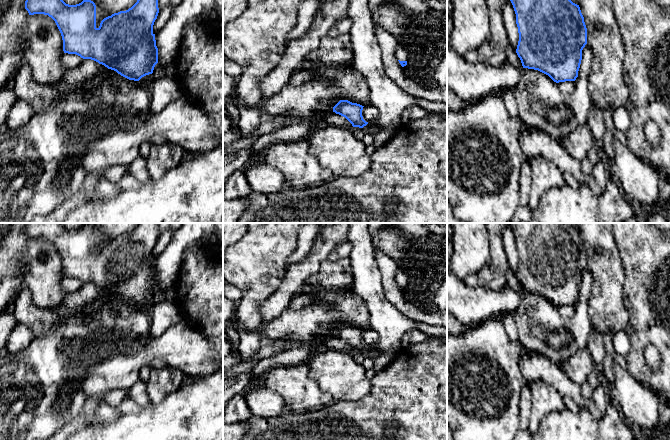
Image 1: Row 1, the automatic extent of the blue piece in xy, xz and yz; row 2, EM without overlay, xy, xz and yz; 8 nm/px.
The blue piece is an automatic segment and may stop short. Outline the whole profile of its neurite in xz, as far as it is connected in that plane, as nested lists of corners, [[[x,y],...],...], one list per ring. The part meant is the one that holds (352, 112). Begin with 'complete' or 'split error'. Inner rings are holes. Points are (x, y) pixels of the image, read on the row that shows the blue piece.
complete; [[[340,100],[334,107],[333,112],[345,117],[353,127],[363,128],[368,124],[362,116],[362,105],[348,100]]]

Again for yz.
complete; [[[510,0],[518,27],[519,41],[516,53],[523,68],[538,70],[554,82],[575,81],[582,60],[582,50],[587,44],[587,28],[579,5],[571,0]]]

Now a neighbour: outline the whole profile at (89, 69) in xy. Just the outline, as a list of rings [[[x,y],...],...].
[[[84,59],[78,67],[67,69],[61,81],[68,85],[80,85],[89,79],[101,78],[106,70],[107,67],[104,65],[91,59]]]

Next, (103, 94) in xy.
[[[107,68],[104,75],[95,80],[94,86],[87,89],[89,103],[92,108],[108,108],[114,104],[117,92],[112,76],[113,73],[118,74],[116,71]]]

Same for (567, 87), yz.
[[[575,81],[559,82],[558,86],[563,94],[571,94],[575,88]]]

